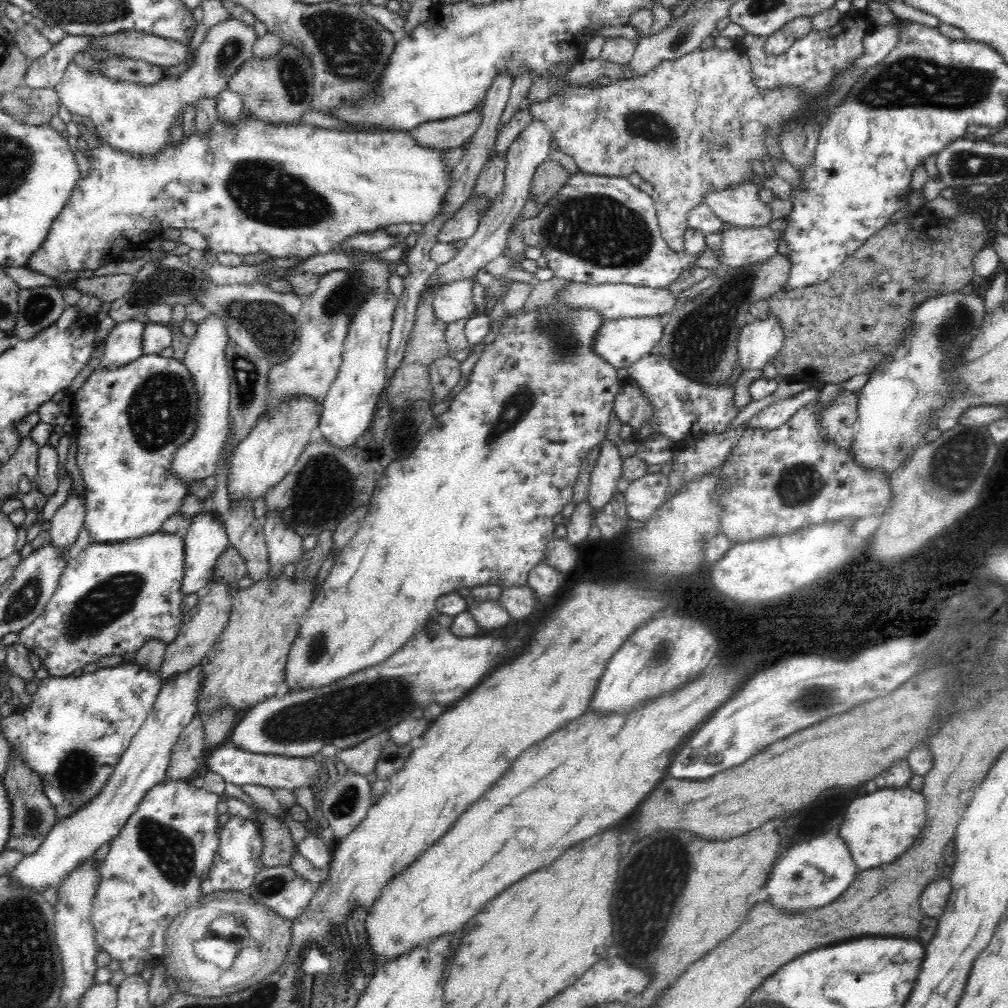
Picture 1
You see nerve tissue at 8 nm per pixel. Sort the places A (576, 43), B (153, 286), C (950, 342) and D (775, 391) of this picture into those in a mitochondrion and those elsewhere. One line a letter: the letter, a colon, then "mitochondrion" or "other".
A: other
B: mitochondrion
C: mitochondrion
D: other

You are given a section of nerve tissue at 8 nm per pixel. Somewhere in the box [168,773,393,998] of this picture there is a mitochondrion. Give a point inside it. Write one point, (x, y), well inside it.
(345, 803)

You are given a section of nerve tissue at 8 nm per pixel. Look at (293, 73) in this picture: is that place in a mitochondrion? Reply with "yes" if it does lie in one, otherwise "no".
yes

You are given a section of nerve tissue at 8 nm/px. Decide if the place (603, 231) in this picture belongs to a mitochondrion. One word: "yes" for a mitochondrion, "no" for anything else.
yes

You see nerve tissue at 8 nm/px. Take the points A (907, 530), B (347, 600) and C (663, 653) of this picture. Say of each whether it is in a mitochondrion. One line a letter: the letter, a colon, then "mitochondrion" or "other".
A: other
B: other
C: mitochondrion

